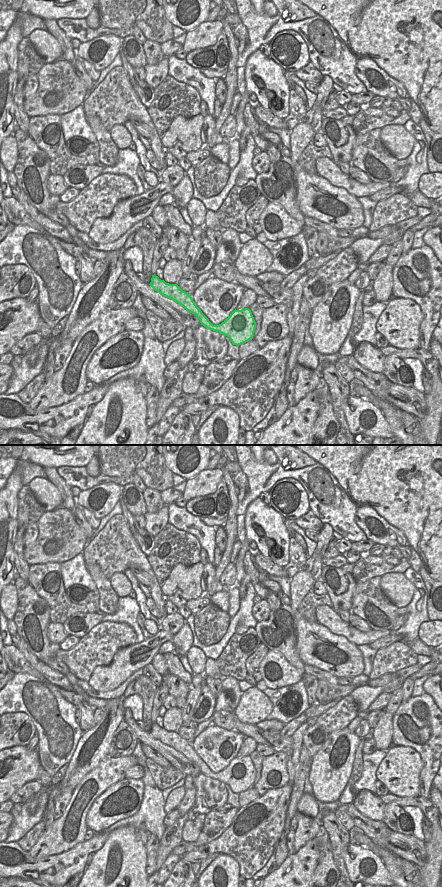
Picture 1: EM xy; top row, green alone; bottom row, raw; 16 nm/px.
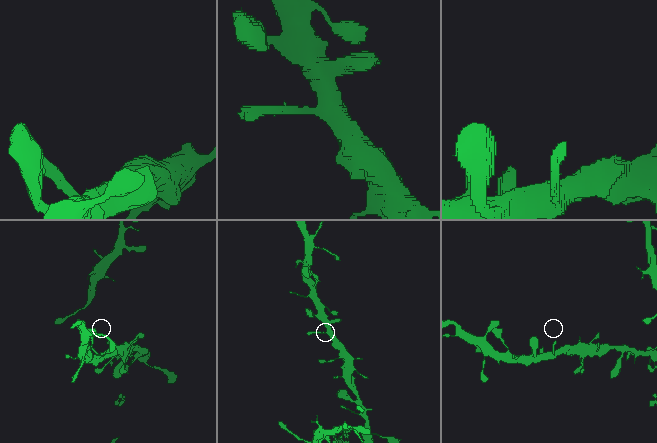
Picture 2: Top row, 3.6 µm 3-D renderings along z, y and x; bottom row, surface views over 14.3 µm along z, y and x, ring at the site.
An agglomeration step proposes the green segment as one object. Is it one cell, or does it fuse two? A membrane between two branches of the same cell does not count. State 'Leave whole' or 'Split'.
Leave whole.

